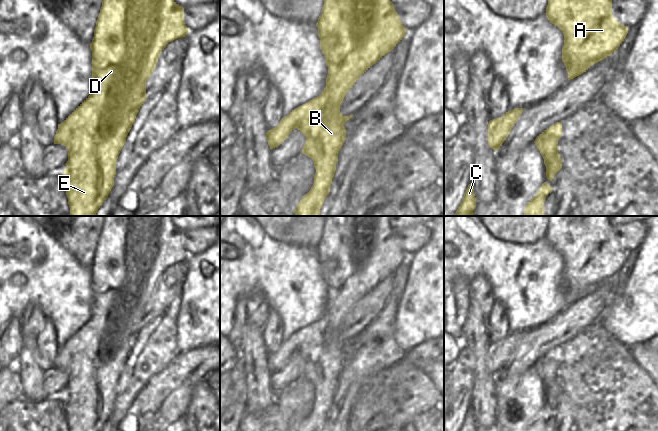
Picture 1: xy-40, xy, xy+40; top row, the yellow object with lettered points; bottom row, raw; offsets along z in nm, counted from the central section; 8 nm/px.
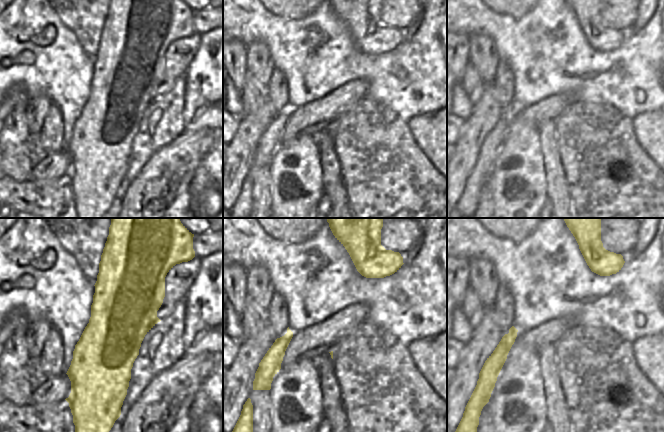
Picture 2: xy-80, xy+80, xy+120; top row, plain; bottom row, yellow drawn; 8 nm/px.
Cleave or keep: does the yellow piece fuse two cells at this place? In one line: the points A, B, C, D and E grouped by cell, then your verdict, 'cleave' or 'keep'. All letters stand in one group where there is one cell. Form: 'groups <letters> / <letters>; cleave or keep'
groups A B C D E; keep

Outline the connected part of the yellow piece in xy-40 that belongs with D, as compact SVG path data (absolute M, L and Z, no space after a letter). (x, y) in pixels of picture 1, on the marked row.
M103 0L94 37L92 51L92 87L90 95L61 123L54 137L54 144L61 144L68 151L64 175L66 195L71 216L96 216L114 185L116 161L126 137L146 99L146 81L154 71L158 57L166 45L188 34L184 23L184 8L174 0Z

